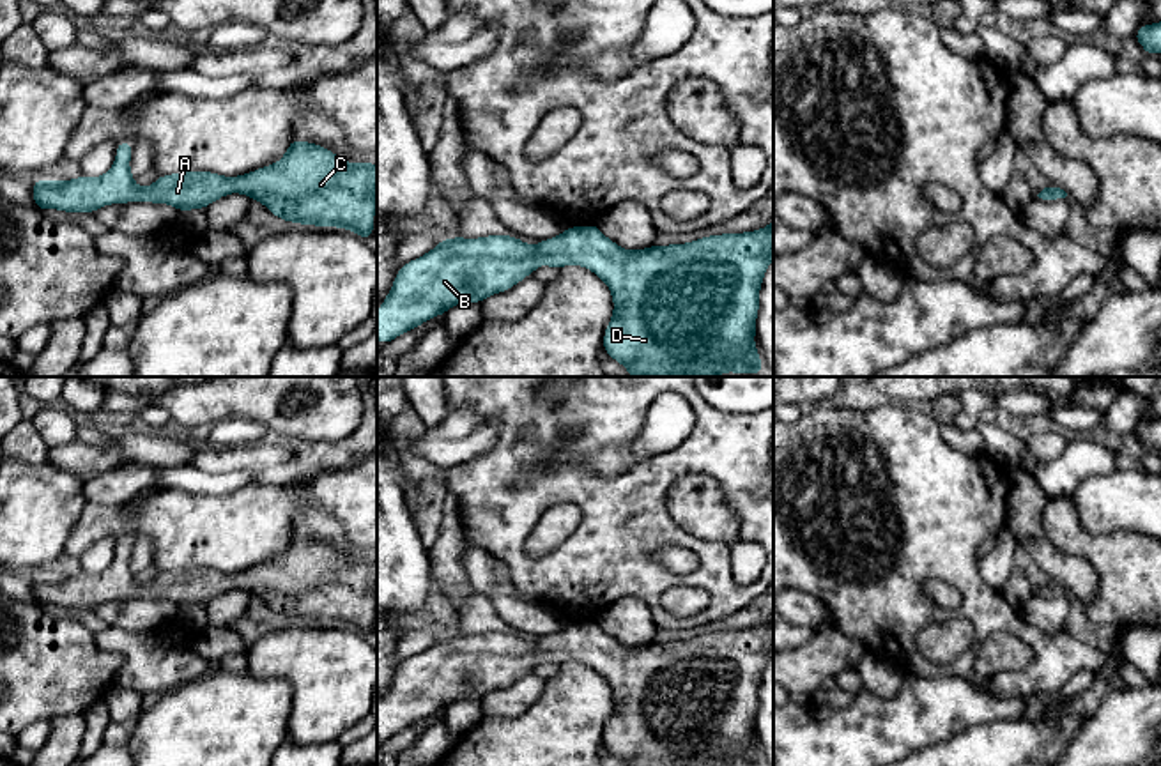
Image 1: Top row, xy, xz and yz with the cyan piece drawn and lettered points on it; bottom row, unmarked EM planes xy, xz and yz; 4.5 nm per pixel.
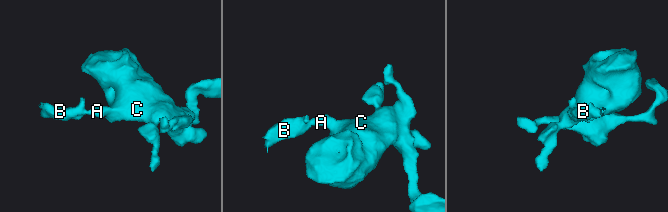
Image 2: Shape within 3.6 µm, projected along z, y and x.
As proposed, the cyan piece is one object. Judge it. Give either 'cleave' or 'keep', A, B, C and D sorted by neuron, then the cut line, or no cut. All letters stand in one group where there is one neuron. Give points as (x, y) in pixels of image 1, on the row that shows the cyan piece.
keep; A B C D; no cut

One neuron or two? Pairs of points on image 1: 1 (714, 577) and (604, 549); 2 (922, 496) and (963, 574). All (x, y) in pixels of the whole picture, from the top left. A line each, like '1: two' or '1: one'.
1: one
2: one

